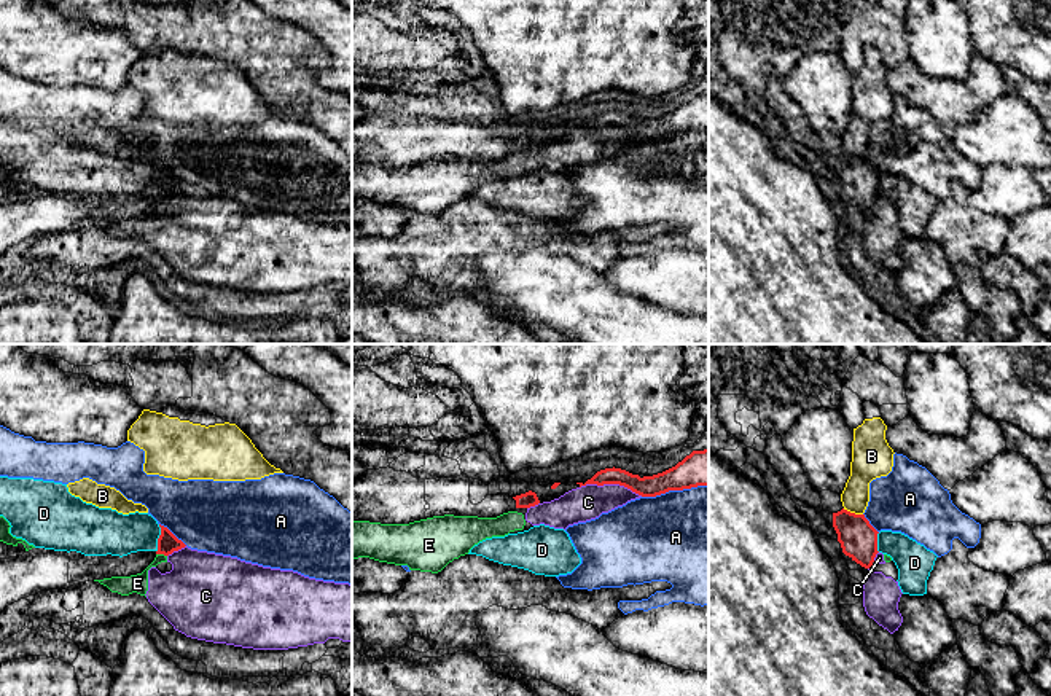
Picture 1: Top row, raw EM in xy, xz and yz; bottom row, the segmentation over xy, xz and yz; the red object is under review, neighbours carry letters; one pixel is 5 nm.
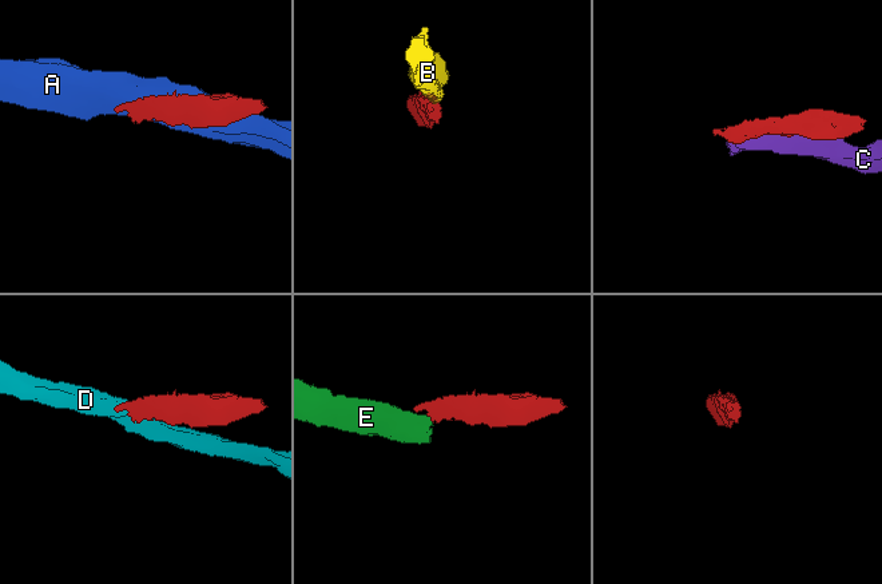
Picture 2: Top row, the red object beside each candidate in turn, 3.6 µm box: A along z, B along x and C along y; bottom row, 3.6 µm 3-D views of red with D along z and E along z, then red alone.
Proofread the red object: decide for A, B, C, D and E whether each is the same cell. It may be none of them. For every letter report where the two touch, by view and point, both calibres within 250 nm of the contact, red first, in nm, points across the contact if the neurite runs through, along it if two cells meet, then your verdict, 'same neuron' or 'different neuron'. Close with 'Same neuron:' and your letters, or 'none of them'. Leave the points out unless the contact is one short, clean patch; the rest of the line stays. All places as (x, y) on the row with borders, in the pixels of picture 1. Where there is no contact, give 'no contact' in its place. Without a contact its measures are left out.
A: xz (674, 489) | 180/480 nm | different neuron
B: yz (852, 513) | 190/150 nm | different neuron
C: xz (612, 483) | 110/180 nm | different neuron
D: xy (158, 539) | 100/220 nm | along xy (160, 524), (156, 551) | different neuron
E: xy (161, 553) | 100/100 nm | along xy (156, 553), (166, 556) | different neuron
Same neuron: none of them

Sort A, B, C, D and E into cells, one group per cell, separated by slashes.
A / B / C E / D

